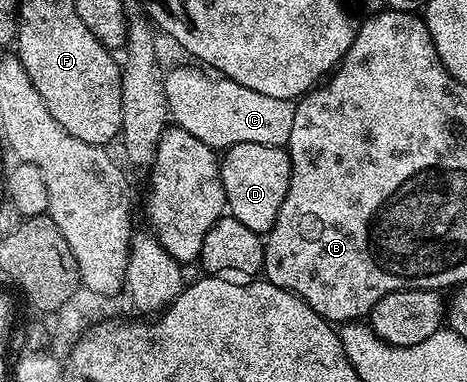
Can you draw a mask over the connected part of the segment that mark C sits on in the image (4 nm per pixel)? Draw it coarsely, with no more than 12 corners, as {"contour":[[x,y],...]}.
{"contour":[[193,67],[164,74],[176,126],[216,151],[286,146],[294,100]]}

